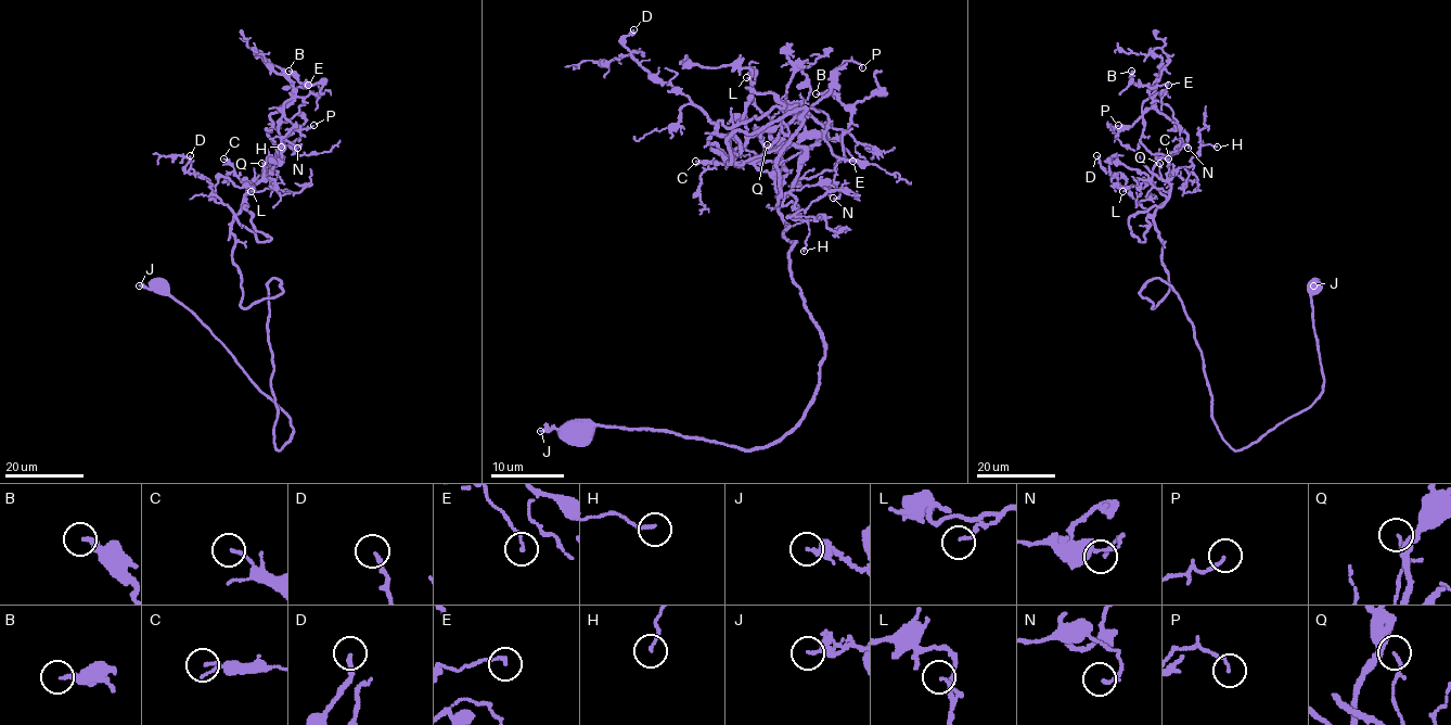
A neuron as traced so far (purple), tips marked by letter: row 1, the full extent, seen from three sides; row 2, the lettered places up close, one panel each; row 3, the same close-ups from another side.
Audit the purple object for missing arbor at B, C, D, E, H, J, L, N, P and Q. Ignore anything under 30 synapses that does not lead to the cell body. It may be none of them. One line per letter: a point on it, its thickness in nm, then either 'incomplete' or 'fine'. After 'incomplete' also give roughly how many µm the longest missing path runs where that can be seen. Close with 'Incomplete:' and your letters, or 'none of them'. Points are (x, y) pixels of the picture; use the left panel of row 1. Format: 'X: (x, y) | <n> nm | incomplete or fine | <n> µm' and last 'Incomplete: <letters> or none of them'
B: (289, 71) | 240 nm | fine
C: (223, 159) | 130 nm | fine
D: (190, 155) | 190 nm | incomplete | 25 µm
E: (308, 85) | 120 nm | fine
H: (281, 147) | 120 nm | fine
J: (139, 285) | 170 nm | fine
L: (251, 191) | 120 nm | fine
N: (297, 148) | 130 nm | fine
P: (313, 125) | 130 nm | fine
Q: (261, 163) | 90 nm | fine
Incomplete: D

